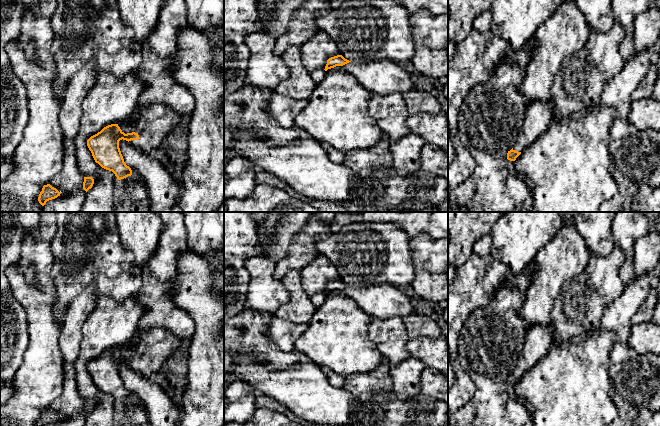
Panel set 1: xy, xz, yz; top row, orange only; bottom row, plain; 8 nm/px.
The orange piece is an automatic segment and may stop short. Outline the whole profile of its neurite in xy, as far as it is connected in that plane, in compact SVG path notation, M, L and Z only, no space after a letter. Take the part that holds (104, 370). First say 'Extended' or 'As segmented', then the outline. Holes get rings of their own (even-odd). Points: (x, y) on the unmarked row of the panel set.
Extended. M151 328L139 343L130 348L127 344L104 351L87 364L87 370L96 387L112 395L118 404L132 399L124 386L119 365L126 364L142 376L155 377L162 365L180 348L182 341L170 331Z

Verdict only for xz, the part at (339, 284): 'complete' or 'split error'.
split error

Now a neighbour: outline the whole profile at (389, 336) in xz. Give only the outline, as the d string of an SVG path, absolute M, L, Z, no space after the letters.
M372 318L368 336L383 358L390 361L392 367L411 358L406 350L406 344L411 338L407 334L402 318Z

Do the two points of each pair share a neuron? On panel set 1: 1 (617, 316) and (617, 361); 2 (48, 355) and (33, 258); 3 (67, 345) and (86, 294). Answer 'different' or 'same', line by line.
1: same
2: same
3: same

